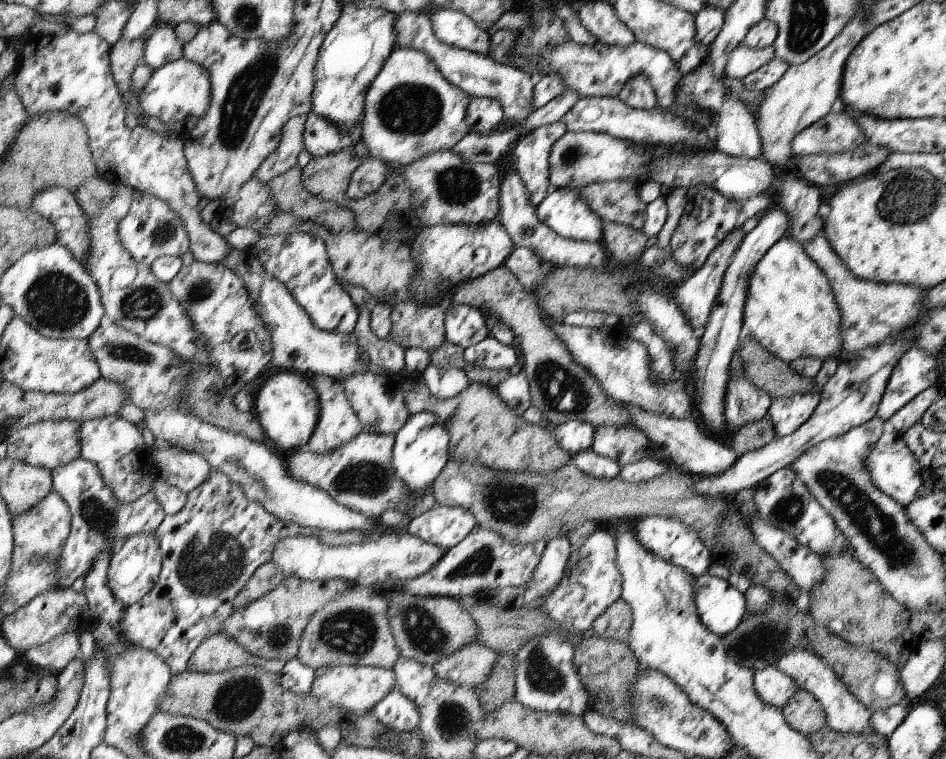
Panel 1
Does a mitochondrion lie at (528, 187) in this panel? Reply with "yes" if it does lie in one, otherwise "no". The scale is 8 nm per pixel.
no

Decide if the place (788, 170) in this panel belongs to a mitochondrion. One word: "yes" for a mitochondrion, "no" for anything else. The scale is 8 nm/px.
no

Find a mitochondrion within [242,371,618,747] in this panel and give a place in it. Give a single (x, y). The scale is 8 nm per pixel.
(514, 503)

